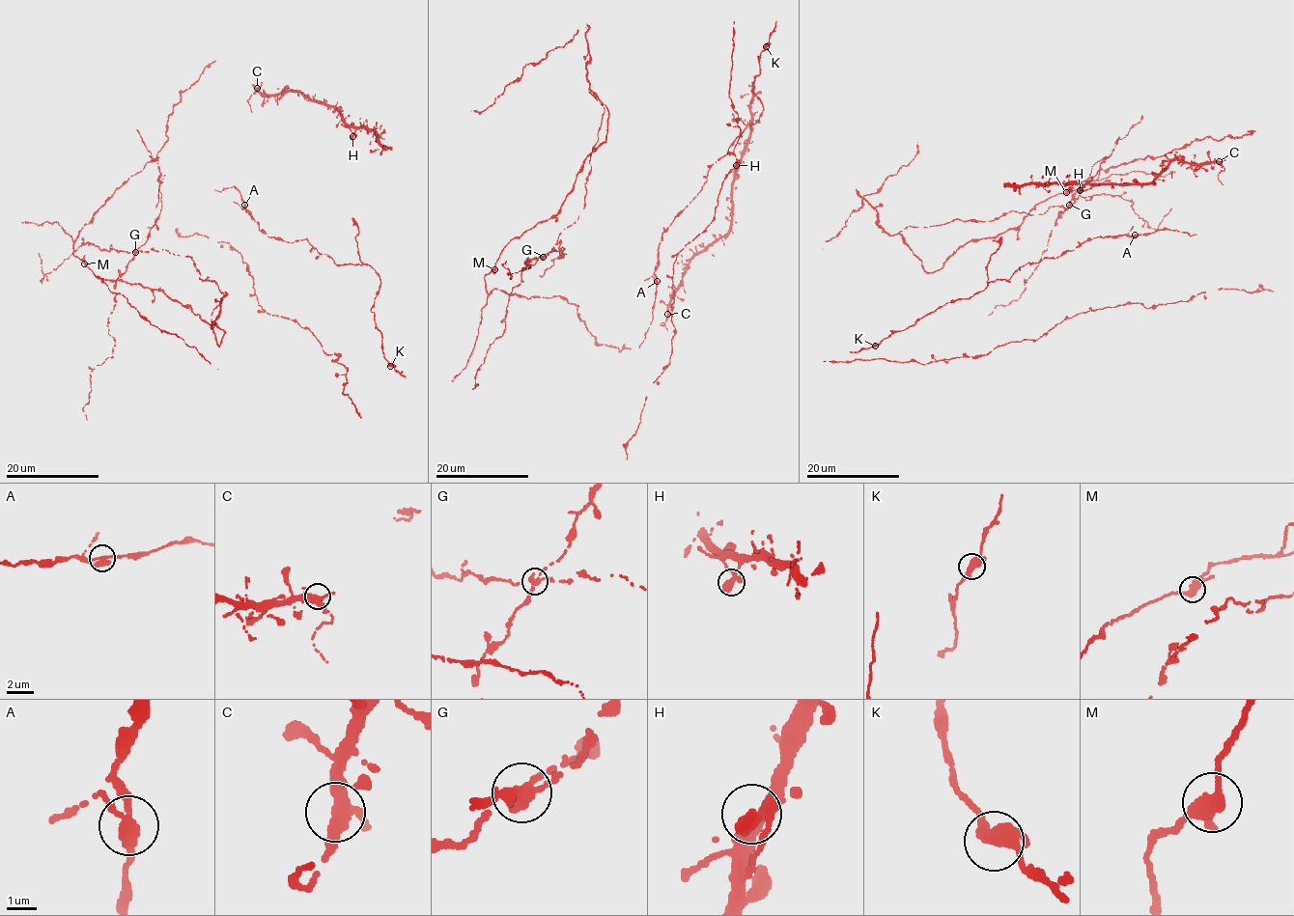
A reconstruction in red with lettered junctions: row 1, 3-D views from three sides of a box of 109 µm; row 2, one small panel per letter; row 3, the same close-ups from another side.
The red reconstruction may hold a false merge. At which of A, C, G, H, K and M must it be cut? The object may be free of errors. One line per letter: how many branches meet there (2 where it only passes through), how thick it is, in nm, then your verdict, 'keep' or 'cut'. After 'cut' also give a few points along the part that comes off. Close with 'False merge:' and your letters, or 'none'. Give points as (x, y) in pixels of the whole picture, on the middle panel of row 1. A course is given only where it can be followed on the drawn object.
A: 3 | 340 nm | keep
C: 4 | 360 nm | keep
G: 4 | 320 nm | cut | (543, 257), (525, 261), (528, 264), (522, 269), (529, 268), (511, 274), (510, 279), (502, 263), (506, 261)
H: 3 | 320 nm | keep
K: 3 | 340 nm | keep
M: 3 | 320 nm | keep
False merge: G

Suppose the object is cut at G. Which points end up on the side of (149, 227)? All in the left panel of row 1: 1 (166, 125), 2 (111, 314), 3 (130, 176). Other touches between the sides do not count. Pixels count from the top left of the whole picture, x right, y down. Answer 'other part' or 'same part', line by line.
1: other part
2: same part
3: other part

